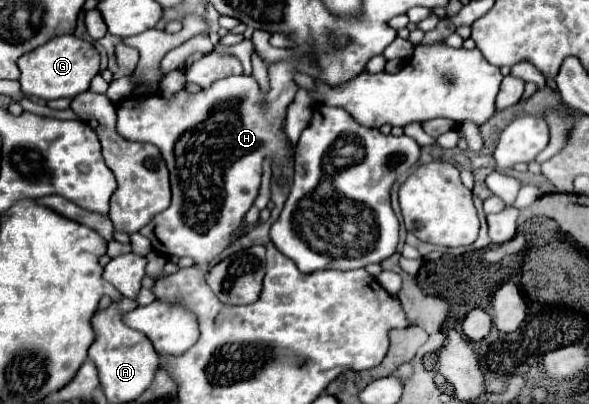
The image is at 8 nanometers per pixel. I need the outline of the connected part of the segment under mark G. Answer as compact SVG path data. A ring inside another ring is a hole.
M58 36L50 42L34 48L18 60L20 68L20 86L26 96L34 96L40 100L58 100L58 98L74 98L76 94L88 90L90 80L100 70L100 56L90 42L84 42L76 36Z

